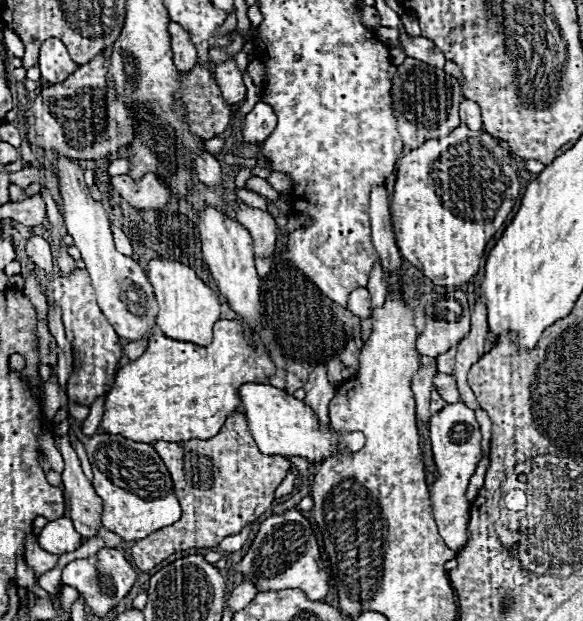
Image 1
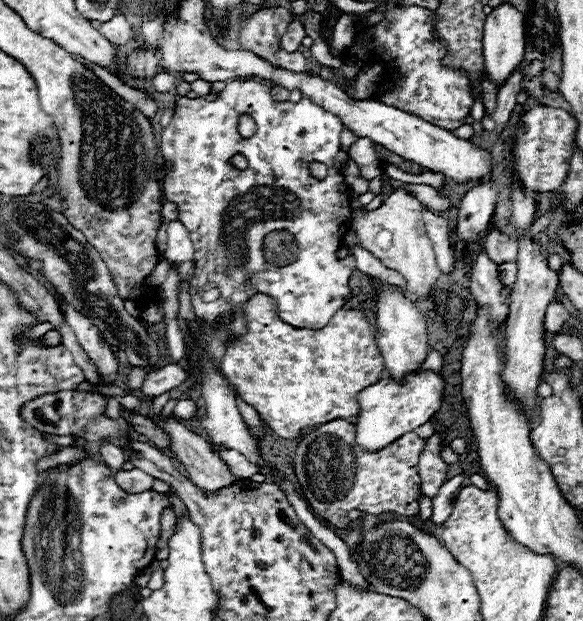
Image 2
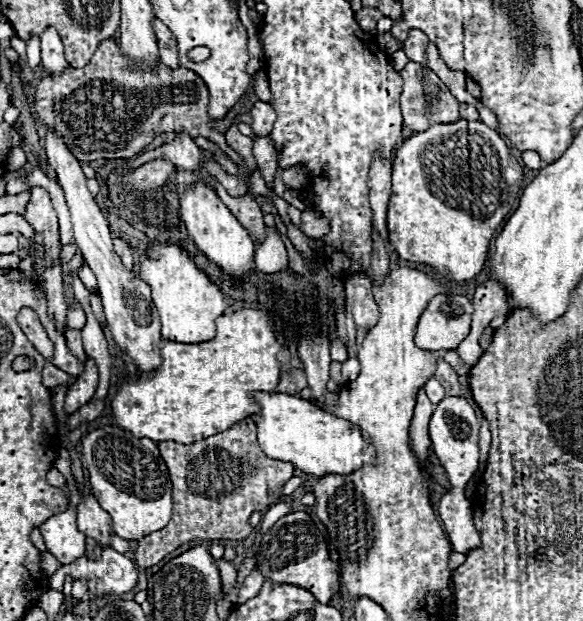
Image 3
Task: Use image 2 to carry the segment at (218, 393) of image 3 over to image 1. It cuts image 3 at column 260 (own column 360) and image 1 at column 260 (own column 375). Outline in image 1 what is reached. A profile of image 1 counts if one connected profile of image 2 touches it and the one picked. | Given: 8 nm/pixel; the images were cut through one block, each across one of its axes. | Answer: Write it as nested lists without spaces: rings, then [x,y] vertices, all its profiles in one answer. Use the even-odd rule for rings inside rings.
[[[218,320],[214,326],[214,342],[210,346],[196,346],[190,342],[170,340],[162,334],[154,334],[148,342],[148,348],[144,354],[122,366],[116,374],[112,390],[106,394],[104,402],[104,416],[100,426],[108,434],[122,434],[128,440],[134,442],[186,442],[192,438],[212,438],[220,432],[226,418],[242,408],[242,400],[238,396],[238,390],[242,384],[254,382],[264,384],[274,376],[274,362],[268,354],[266,344],[258,342],[252,344],[244,336],[244,324],[238,320]]]

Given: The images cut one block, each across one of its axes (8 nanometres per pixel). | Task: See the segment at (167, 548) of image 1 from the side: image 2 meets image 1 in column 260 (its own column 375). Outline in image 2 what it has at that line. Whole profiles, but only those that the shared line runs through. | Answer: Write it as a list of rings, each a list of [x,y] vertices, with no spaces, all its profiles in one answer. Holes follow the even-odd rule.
[[[332,420],[326,424],[320,424],[310,432],[296,448],[294,456],[294,474],[300,486],[302,498],[310,504],[312,512],[326,520],[332,526],[348,528],[350,520],[346,516],[348,510],[360,510],[368,514],[386,514],[392,512],[394,516],[416,516],[418,514],[418,496],[420,496],[420,476],[416,470],[418,464],[418,452],[424,448],[424,440],[420,440],[414,432],[408,432],[394,440],[388,448],[382,448],[380,452],[362,452],[360,446],[354,440],[354,424],[346,420]]]

